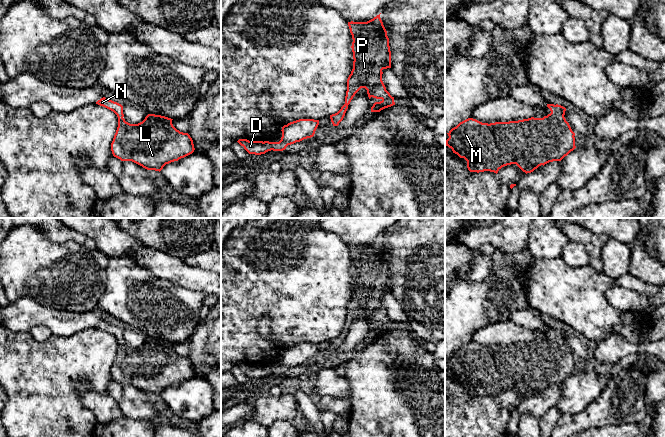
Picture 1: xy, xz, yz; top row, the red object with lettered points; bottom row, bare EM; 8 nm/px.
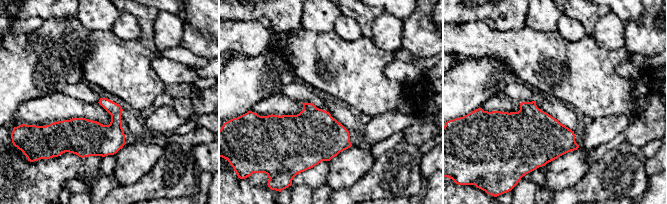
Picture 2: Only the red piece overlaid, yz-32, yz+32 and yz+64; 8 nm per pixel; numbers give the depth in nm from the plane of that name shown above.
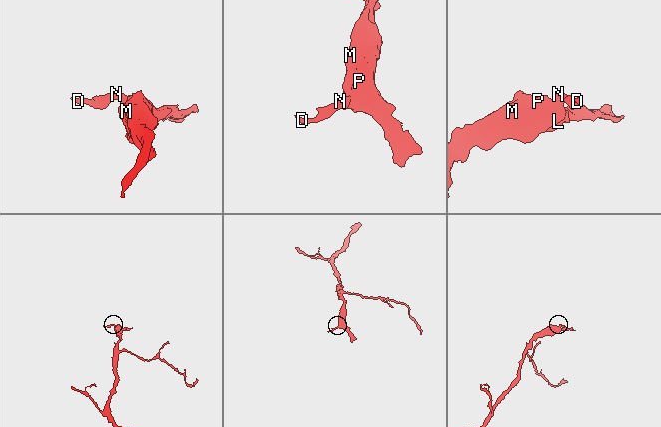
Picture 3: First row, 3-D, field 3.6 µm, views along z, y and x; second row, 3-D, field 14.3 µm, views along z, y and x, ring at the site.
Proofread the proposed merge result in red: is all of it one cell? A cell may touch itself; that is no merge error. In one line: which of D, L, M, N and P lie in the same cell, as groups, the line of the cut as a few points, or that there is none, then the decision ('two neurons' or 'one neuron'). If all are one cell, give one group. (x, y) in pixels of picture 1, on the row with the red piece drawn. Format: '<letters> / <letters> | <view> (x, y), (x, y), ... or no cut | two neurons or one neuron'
D L M N P | no cut | one neuron

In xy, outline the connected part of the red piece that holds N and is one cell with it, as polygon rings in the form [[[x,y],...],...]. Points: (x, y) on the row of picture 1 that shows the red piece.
[[[105,97],[96,104],[113,111],[118,117],[111,151],[121,161],[132,161],[147,170],[160,172],[166,164],[195,150],[190,135],[177,130],[171,118],[148,114],[142,122],[130,124],[123,118],[121,104]]]

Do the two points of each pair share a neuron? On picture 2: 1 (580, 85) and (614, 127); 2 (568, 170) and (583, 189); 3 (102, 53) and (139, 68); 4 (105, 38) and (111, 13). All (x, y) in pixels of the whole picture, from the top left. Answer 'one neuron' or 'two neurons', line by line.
1: two neurons
2: two neurons
3: one neuron
4: two neurons

